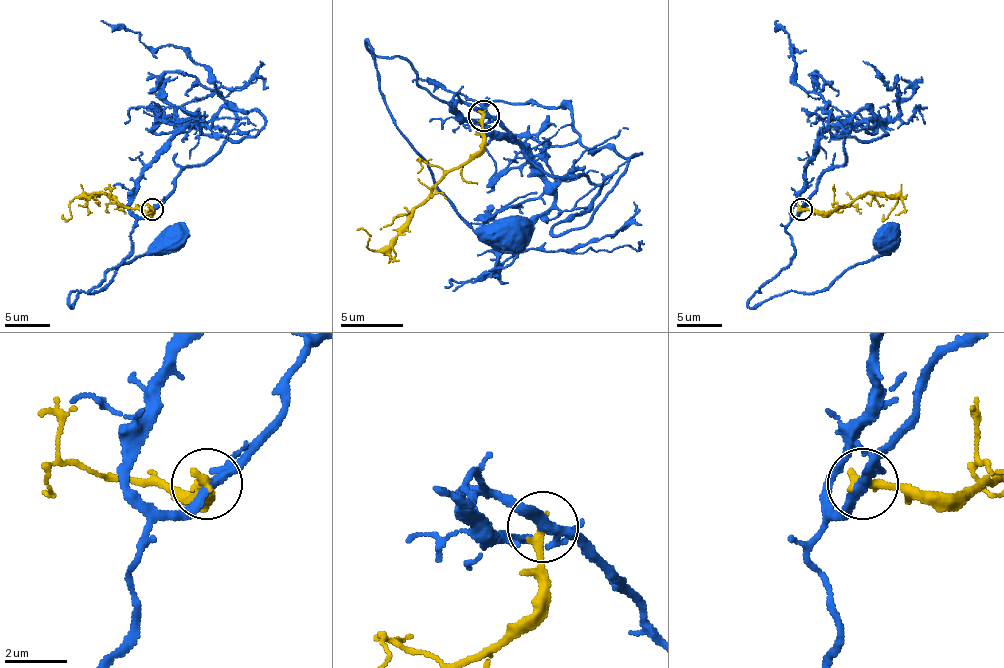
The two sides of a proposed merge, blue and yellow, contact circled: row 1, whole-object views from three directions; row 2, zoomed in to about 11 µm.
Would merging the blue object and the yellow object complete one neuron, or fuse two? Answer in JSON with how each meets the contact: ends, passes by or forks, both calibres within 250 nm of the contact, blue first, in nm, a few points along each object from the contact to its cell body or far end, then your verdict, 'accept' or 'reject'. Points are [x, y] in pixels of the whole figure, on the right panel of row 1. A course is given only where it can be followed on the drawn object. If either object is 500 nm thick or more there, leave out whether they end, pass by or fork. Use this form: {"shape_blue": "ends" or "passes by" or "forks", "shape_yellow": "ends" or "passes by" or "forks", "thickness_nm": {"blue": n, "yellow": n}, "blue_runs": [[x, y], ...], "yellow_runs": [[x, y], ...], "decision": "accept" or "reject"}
{"shape_blue": "passes by", "shape_yellow": "ends", "thickness_nm": {"blue": 320, "yellow": 360}, "blue_runs": [[801, 208], [787, 224], [792, 260], [749, 307], [787, 291], [816, 293], [884, 253], [877, 246], [884, 237]], "yellow_runs": [[801, 208], [825, 213], [843, 208], [852, 199], [884, 193], [897, 197], [895, 208], [884, 219], [884, 215]], "decision": "reject"}

